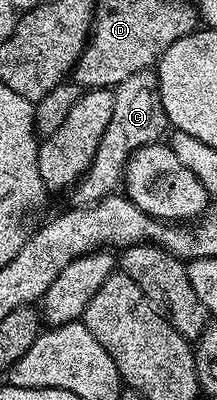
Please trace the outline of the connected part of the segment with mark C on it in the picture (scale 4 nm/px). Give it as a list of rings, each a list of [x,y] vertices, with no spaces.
[[[153,70],[132,73],[132,77],[120,81],[113,92],[112,121],[108,121],[108,129],[104,129],[104,137],[100,137],[100,145],[96,145],[92,165],[72,191],[73,202],[78,205],[93,205],[115,194],[123,186],[126,163],[132,152],[149,143],[159,142],[168,131],[164,105],[160,101],[158,77]]]

